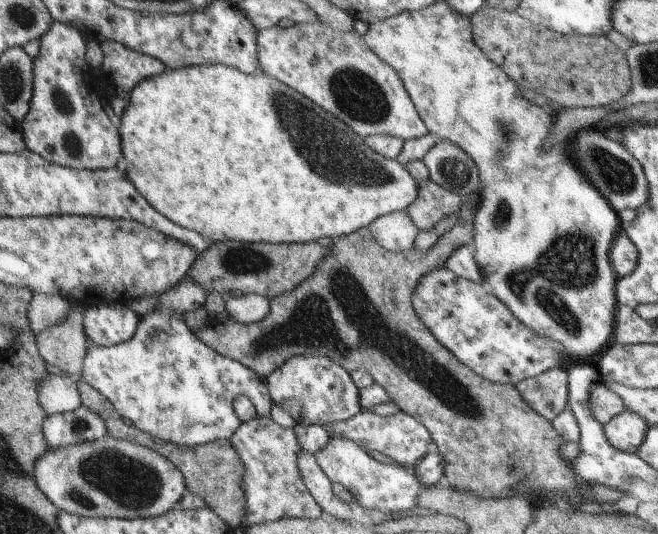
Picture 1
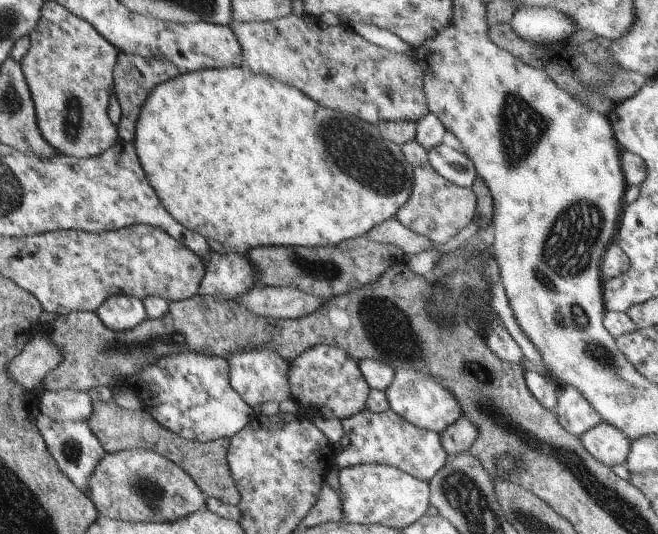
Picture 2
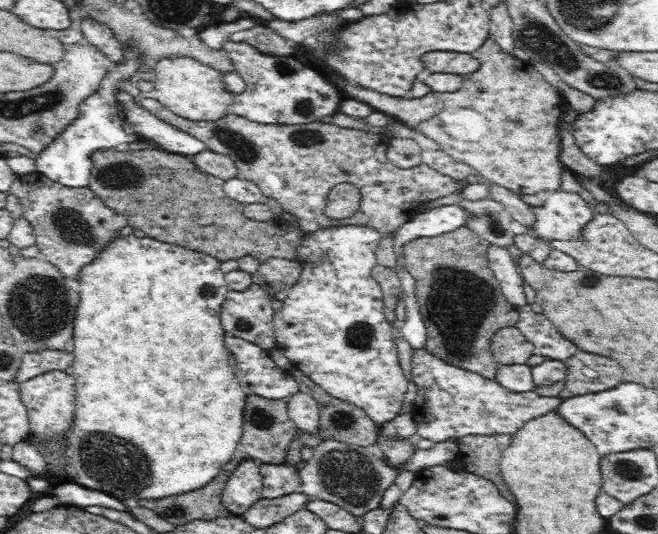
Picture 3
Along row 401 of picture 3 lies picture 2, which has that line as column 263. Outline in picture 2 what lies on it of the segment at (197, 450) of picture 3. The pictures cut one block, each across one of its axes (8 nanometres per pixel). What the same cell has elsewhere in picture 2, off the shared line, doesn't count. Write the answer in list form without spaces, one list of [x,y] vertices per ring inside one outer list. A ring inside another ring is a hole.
[[[246,66],[182,72],[171,81],[163,82],[158,88],[152,89],[142,112],[139,113],[135,142],[132,144],[135,145],[136,154],[139,155],[139,161],[147,173],[147,178],[155,187],[156,194],[159,195],[172,218],[184,228],[196,231],[208,240],[219,242],[228,254],[240,254],[262,246],[328,247],[339,245],[340,242],[354,237],[364,237],[374,226],[394,217],[410,200],[411,190],[414,188],[414,167],[407,158],[404,158],[402,147],[384,138],[377,125],[372,126],[372,123],[364,122],[364,119],[320,106],[320,103],[295,86],[281,83],[279,79],[268,75],[254,74]]]

